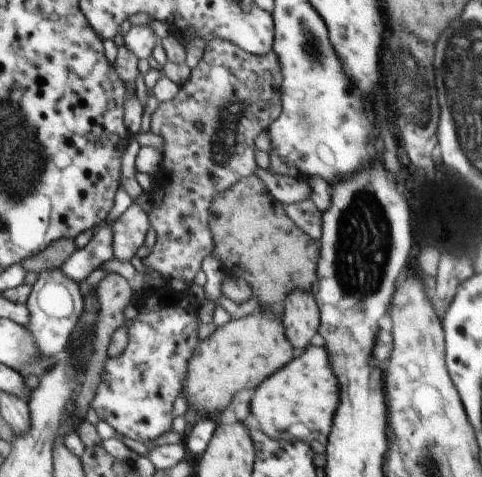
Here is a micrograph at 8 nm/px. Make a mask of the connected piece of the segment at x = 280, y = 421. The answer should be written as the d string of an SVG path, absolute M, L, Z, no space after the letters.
M308 346L281 370L266 378L253 392L251 414L258 421L261 432L273 440L300 440L310 444L316 454L324 454L326 438L330 434L330 424L334 410L338 406L338 382L330 370L328 356L324 348Z

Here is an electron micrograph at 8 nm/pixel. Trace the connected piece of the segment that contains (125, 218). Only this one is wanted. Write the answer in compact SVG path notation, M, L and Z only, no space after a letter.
M133 203L112 226L114 257L120 262L130 262L145 244L146 234L151 227L149 214L137 203Z

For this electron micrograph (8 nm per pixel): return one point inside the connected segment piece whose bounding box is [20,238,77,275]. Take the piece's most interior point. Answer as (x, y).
(59, 251)

